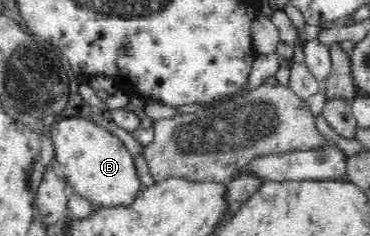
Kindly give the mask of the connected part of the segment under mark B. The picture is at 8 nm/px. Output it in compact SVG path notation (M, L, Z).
M89 117L51 121L51 141L55 147L55 161L61 165L69 189L88 199L93 206L117 207L133 203L140 190L133 155L104 125L95 124Z

